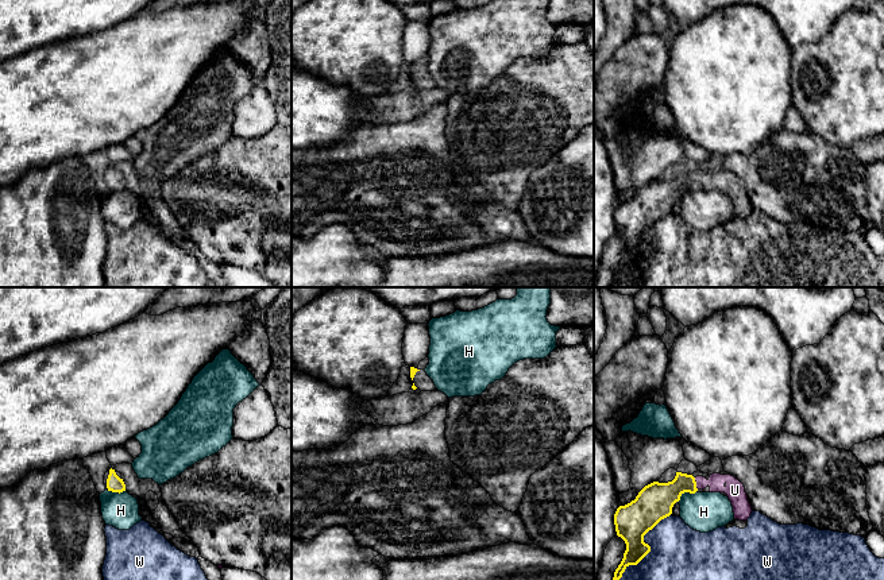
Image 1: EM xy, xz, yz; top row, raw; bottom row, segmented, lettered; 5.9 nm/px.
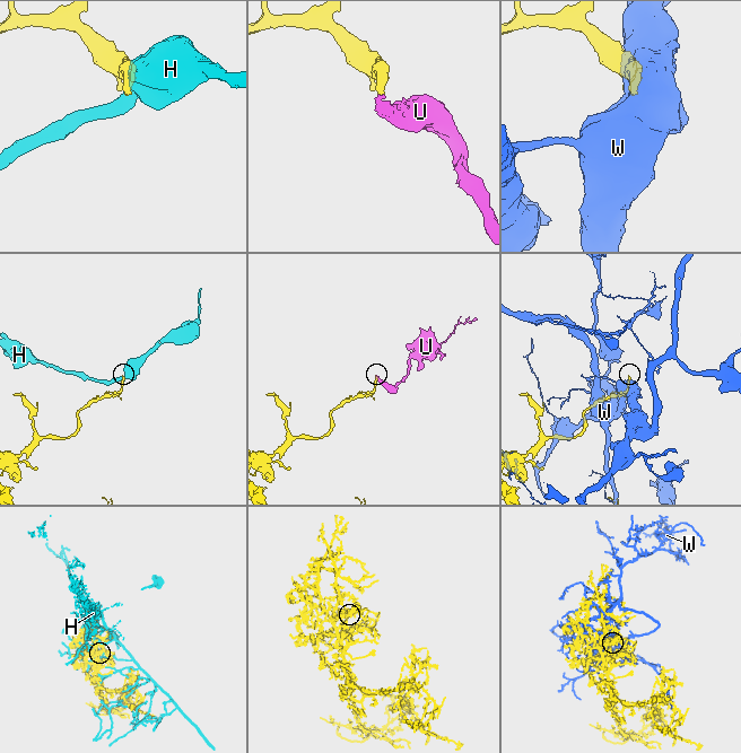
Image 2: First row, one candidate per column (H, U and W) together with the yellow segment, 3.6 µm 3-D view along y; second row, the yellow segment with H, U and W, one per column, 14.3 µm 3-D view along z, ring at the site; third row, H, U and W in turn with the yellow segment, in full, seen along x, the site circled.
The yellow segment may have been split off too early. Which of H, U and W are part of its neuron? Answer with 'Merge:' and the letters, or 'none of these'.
Merge: U

